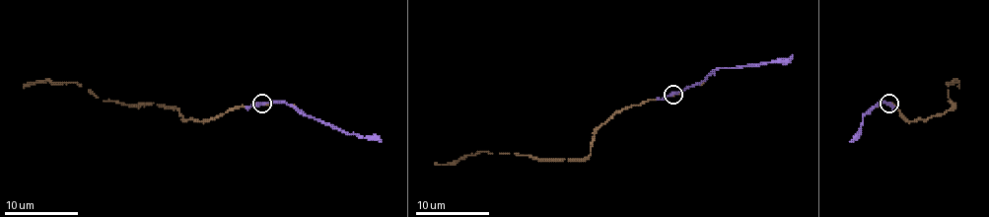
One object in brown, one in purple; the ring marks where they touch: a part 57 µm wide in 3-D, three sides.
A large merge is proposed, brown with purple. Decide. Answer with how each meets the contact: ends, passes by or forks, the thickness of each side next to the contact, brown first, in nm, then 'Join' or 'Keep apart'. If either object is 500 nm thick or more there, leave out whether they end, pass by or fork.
At the ring brown passes by. At the ring purple passes by. Thickness 120 nm (brown) against 320 nm. Join

